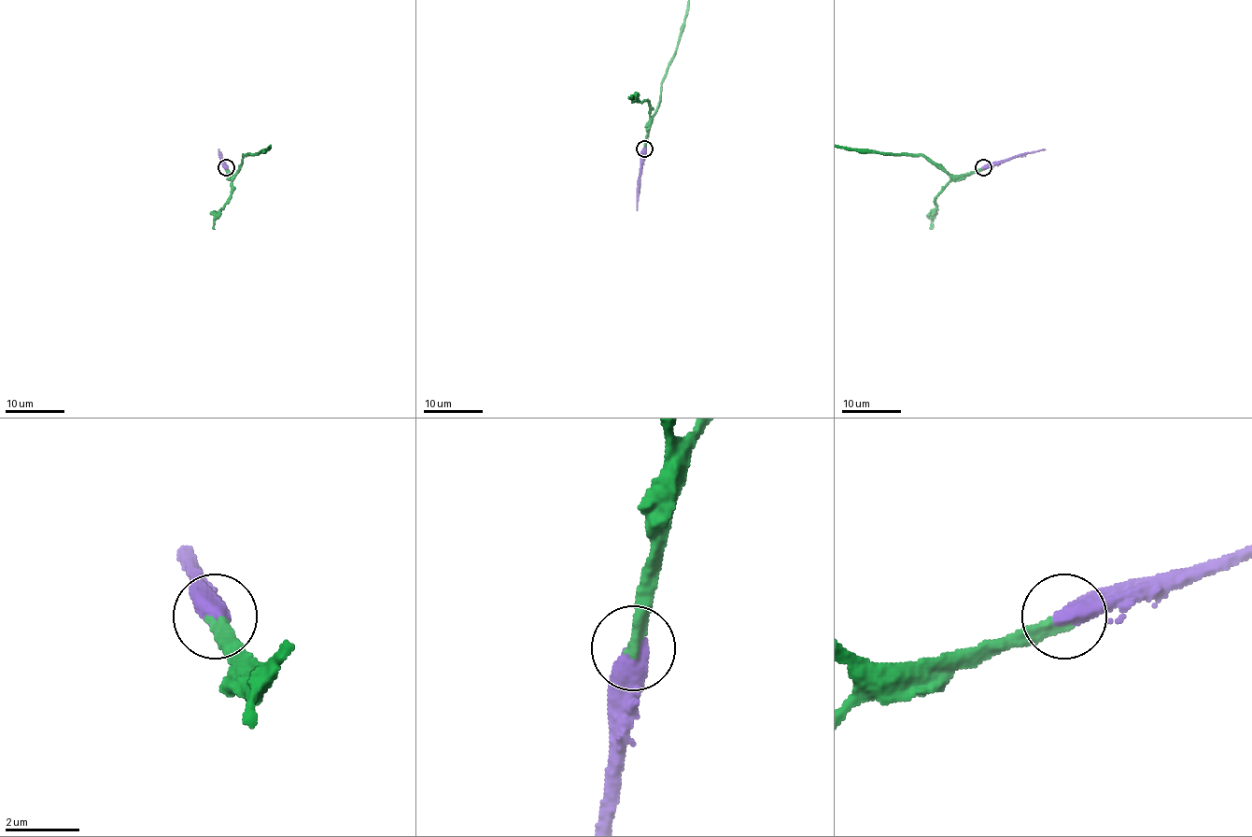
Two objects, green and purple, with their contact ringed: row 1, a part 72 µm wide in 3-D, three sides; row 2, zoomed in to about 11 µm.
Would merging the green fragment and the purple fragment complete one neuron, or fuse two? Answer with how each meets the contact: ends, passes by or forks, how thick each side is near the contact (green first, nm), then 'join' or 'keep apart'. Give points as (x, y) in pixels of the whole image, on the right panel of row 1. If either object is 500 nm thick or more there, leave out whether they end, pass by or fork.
340 nm thick on the green side, 600 nm on the other; join

